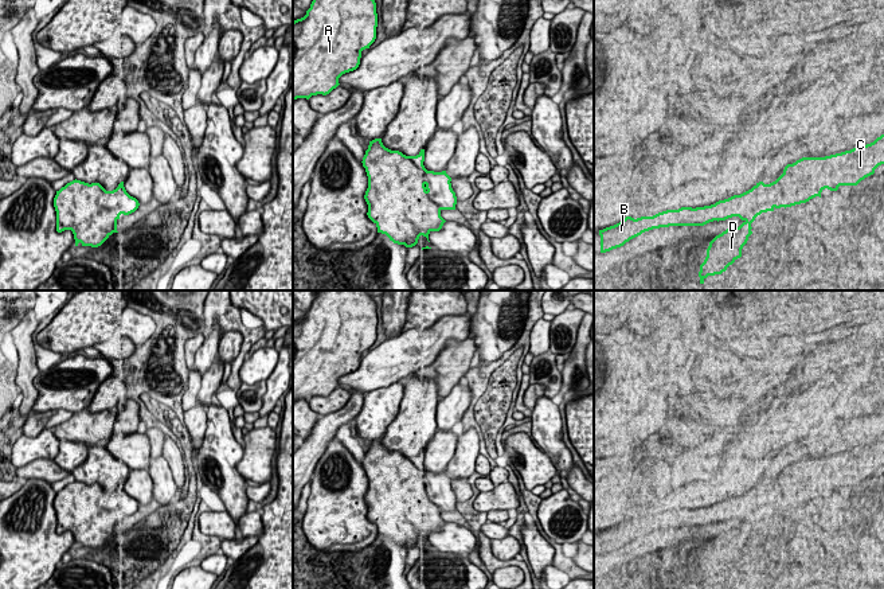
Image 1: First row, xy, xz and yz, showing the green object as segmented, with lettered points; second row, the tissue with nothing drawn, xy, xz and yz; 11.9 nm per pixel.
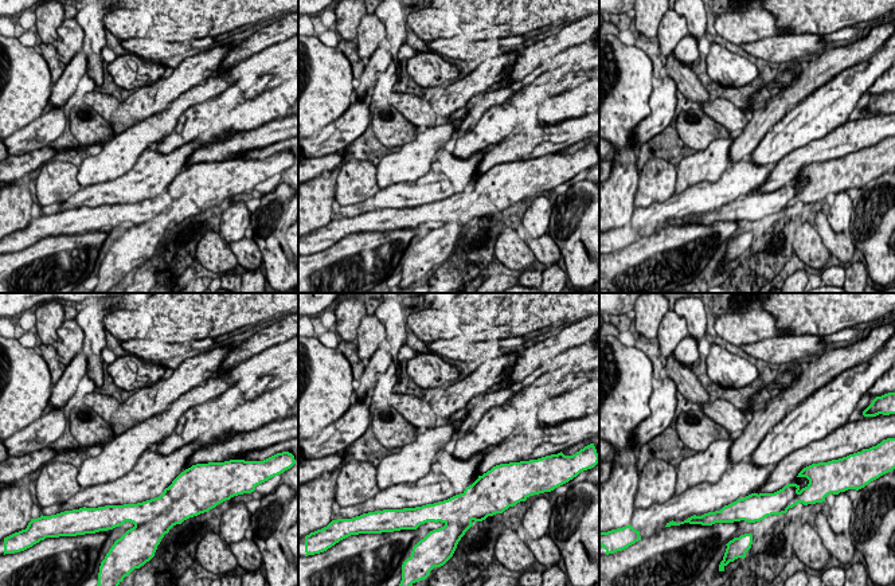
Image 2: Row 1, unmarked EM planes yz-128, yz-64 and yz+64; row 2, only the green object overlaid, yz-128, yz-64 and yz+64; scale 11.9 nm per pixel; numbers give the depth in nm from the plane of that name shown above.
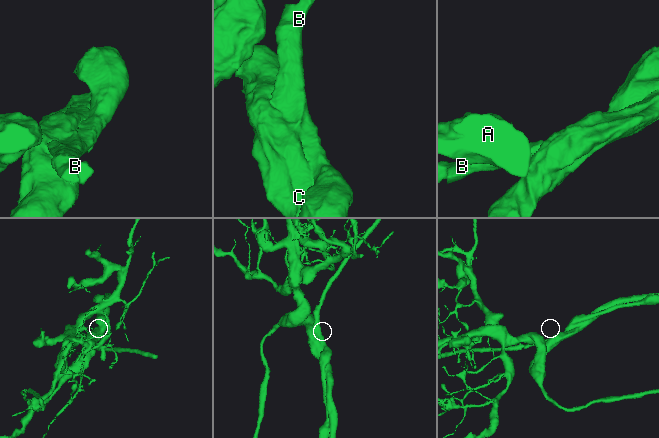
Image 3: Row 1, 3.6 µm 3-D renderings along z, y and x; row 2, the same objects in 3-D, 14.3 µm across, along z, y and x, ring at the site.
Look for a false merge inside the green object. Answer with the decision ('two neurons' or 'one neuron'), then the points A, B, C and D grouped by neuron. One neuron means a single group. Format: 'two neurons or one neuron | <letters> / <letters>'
two neurons | A C D / B

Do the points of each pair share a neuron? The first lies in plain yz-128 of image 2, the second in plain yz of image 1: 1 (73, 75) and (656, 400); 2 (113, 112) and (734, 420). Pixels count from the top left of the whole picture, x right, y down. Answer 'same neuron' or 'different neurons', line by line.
1: different neurons
2: same neuron

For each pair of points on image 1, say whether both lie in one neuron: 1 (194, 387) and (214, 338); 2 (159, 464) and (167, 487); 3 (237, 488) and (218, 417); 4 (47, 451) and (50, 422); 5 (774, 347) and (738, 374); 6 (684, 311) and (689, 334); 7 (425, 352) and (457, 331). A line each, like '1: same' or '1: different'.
1: same
2: same
3: same
4: different
5: different
6: same
7: same

